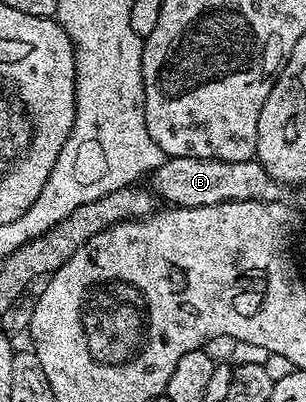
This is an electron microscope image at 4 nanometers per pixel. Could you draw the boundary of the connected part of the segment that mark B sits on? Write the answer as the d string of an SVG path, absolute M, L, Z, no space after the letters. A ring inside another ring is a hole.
M167 157L161 167L150 174L149 185L156 198L171 207L215 206L229 201L277 201L284 196L280 182L271 178L265 167L255 159L222 161L200 157Z

